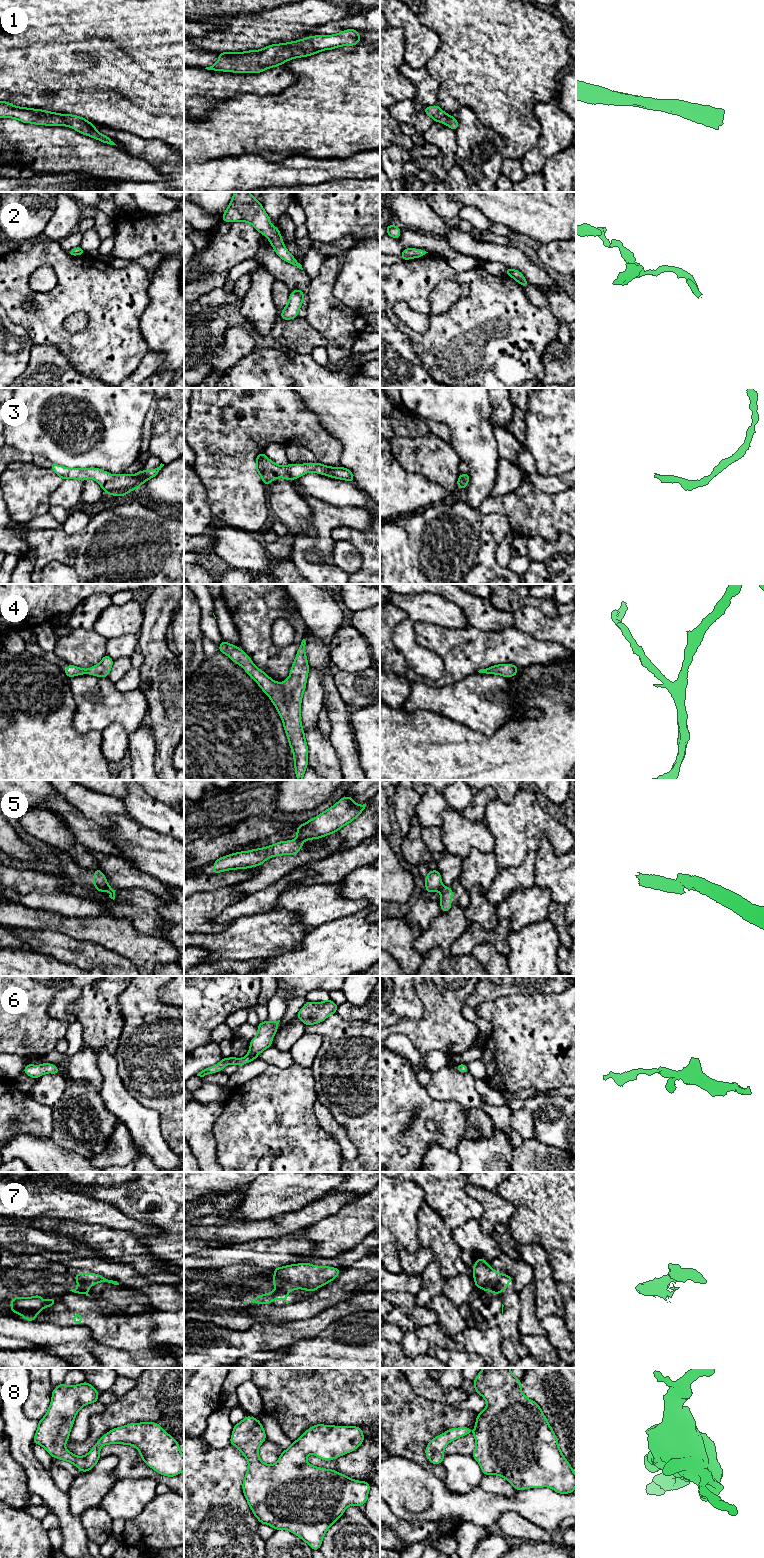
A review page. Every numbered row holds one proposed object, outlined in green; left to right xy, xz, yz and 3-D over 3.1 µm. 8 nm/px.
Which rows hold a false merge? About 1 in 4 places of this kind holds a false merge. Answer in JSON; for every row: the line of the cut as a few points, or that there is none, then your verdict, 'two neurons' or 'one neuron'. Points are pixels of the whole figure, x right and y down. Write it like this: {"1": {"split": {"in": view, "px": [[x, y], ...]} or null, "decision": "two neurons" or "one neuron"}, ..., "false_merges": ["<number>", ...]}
{"1": {"split": null, "decision": "one neuron"}, "2": {"split": null, "decision": "one neuron"}, "3": {"split": null, "decision": "one neuron"}, "4": {"split": null, "decision": "one neuron"}, "5": {"split": {"in": "yz", "px": [[442, 884], [438, 890]]}, "decision": "two neurons"}, "6": {"split": null, "decision": "one neuron"}, "7": {"split": {"in": "yz", "px": [[500, 1273], [500, 1279], [491, 1291]]}, "decision": "two neurons"}, "8": {"split": null, "decision": "one neuron"}, "false_merges": ["5", "7"]}

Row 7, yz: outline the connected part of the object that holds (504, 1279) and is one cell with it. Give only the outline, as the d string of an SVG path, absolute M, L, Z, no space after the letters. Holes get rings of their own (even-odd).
M500 1273L500 1281L498 1284L492 1289L492 1293L498 1295L500 1292L505 1291L509 1282L513 1282L512 1277L503 1273Z

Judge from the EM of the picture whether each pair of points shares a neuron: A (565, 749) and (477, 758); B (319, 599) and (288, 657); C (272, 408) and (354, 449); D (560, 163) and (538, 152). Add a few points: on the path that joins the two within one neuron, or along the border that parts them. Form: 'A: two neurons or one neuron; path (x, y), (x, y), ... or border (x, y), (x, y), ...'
A: one neuron; path (543, 752), (534, 758), (499, 758)
B: two neurons; border (297, 613), (307, 628)
C: two neurons; border (322, 425), (341, 445), (339, 465)
D: two neurons; border (565, 147), (553, 154), (540, 171)

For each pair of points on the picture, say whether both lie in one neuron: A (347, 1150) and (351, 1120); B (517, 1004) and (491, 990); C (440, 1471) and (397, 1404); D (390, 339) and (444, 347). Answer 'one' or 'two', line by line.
A: two
B: two
C: one
D: two

